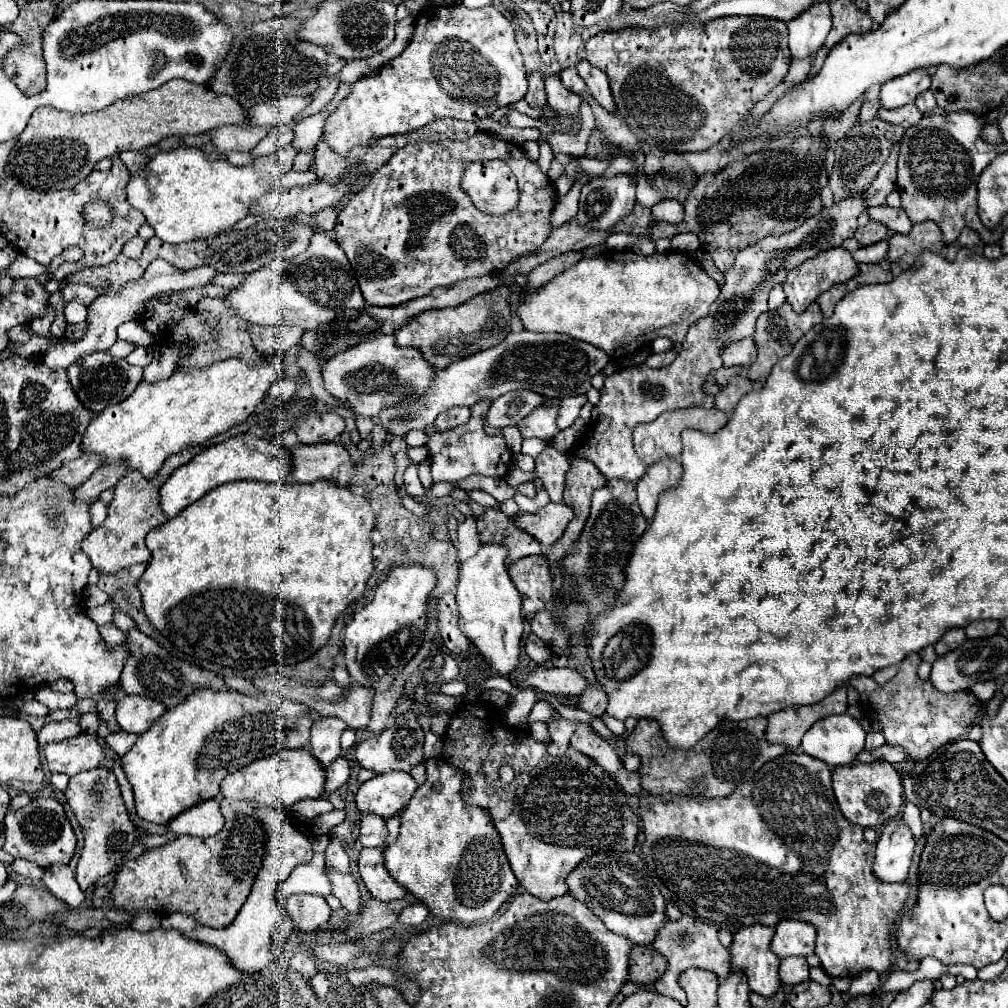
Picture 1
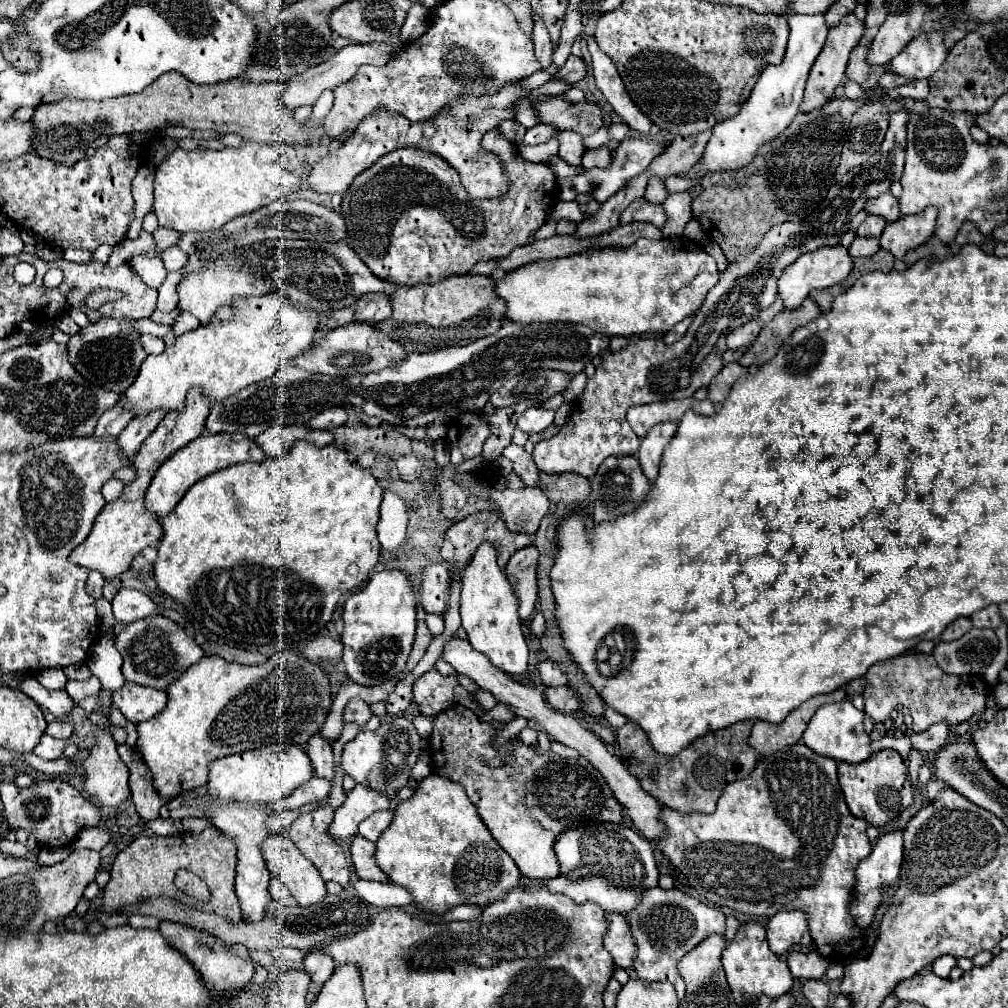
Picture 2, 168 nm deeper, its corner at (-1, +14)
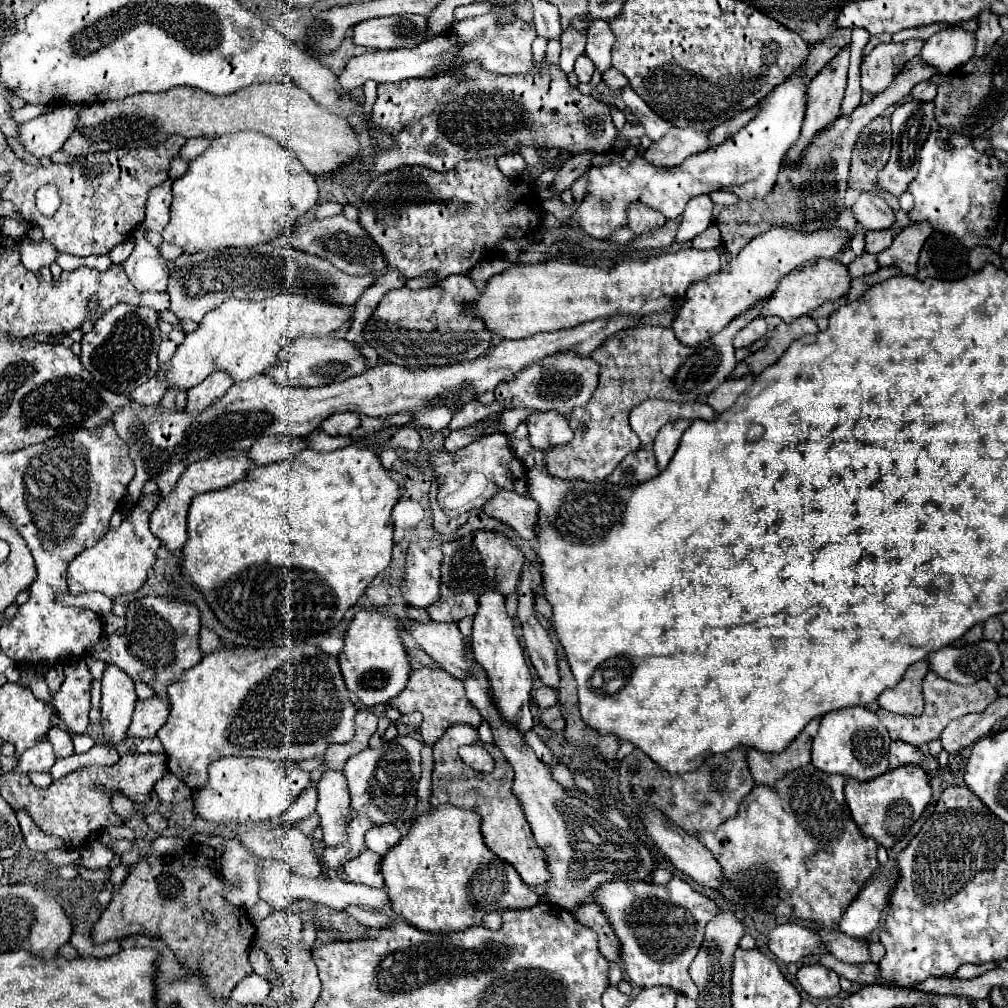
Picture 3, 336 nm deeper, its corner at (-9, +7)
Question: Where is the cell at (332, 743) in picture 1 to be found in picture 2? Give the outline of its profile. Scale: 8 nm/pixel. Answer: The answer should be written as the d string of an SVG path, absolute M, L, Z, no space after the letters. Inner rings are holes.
M318 733L308 741L308 749L306 749L312 767L314 767L314 775L322 777L326 781L334 779L334 753L332 753L332 743L328 739L322 739Z

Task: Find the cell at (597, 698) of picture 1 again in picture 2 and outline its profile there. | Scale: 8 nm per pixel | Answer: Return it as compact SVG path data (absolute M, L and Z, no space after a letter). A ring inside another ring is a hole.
M548 687L544 691L546 695L546 701L558 709L558 711L564 711L564 713L576 713L578 707L580 707L580 701L576 697L574 691L570 691L568 687Z

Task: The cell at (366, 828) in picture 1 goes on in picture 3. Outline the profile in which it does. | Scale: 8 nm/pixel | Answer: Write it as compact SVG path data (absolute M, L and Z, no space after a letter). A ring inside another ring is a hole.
M384 824L384 826L374 826L366 832L366 848L384 856L398 840L402 838L398 826L394 824Z

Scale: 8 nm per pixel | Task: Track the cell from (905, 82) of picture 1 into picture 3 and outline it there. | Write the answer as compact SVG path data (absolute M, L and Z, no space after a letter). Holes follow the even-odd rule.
M958 26L944 28L926 40L920 58L936 68L938 74L950 74L974 56L974 34L964 32Z

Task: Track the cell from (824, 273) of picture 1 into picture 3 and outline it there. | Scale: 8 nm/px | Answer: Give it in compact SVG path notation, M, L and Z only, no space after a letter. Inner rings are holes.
M816 260L812 268L800 268L800 272L790 272L788 276L784 276L778 288L774 290L774 294L770 296L762 314L764 316L774 314L774 316L780 316L784 322L794 322L802 314L810 314L826 300L838 300L840 296L848 294L850 282L852 282L850 272L840 260Z

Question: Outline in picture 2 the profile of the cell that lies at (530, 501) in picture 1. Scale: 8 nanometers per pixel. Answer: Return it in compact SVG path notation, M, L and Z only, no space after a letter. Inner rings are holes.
M508 445L502 455L512 461L514 471L520 475L520 479L526 483L526 487L538 485L538 467L536 467L531 454L518 445Z

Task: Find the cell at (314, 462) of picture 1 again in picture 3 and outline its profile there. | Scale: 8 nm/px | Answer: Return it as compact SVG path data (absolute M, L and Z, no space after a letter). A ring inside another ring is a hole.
M264 436L264 438L256 440L256 444L248 450L248 456L256 466L266 466L272 462L280 462L284 458L292 458L300 450L306 450L308 446L310 446L308 438Z

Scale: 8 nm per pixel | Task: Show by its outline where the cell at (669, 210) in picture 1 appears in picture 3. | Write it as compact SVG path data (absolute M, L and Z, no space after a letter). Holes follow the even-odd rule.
M696 196L688 202L680 216L680 226L676 232L676 242L690 242L702 234L712 222L712 200L708 196Z

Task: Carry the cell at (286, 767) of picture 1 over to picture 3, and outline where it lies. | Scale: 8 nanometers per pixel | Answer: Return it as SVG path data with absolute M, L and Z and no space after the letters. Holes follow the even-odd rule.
M222 758L208 768L208 784L194 792L196 814L208 822L246 822L278 820L296 802L300 792L310 786L310 774L296 762L262 760L262 758Z

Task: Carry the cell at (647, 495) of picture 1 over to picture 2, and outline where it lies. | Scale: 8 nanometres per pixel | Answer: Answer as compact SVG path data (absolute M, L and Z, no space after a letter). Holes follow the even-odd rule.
M666 421L666 423L660 423L660 425L654 425L646 437L642 439L640 443L640 449L638 449L638 459L640 459L640 465L642 465L642 471L644 475L648 477L648 481L652 483L658 475L658 465L660 465L660 457L662 457L662 451L664 447L670 443L670 439L674 437L676 433L676 423L674 421Z

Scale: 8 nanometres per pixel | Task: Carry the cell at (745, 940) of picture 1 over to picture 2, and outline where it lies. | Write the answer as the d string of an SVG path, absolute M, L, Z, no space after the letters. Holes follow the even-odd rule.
M756 921L742 925L738 929L734 941L730 941L724 947L722 965L724 965L726 979L728 979L728 985L732 989L732 995L734 995L734 999L740 1007L744 1007L744 1003L758 1001L760 995L766 995L770 999L786 995L794 985L794 979L788 973L786 961L780 959L776 953L772 953L768 949L768 943L766 943L766 937L764 937L764 925L760 925Z

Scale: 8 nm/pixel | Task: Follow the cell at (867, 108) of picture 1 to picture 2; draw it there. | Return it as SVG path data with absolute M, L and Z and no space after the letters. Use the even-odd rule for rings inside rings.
M890 71L880 77L880 85L882 85L886 91L896 89L896 87L900 87L902 83L908 83L908 79L902 79L902 77L898 77L896 73L890 73Z

